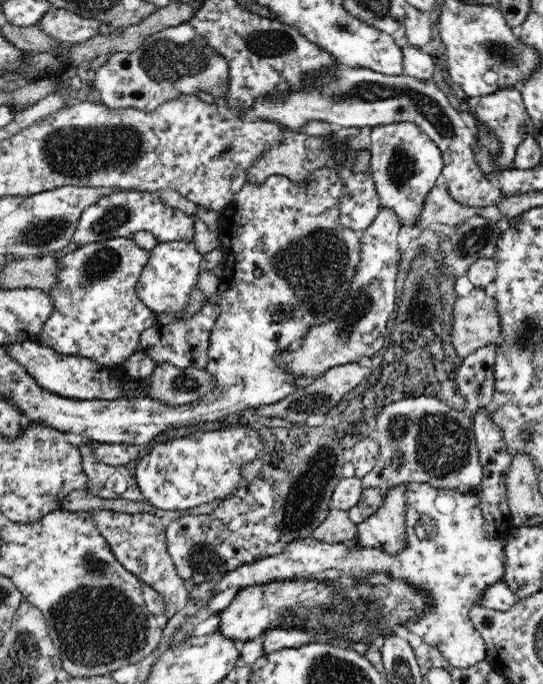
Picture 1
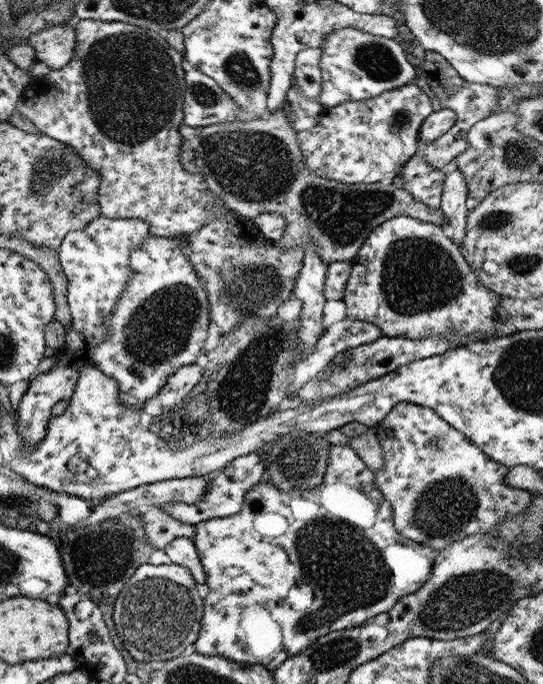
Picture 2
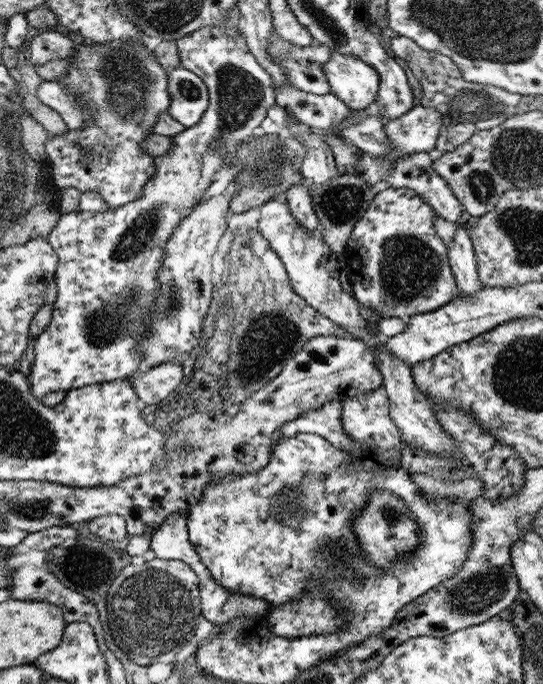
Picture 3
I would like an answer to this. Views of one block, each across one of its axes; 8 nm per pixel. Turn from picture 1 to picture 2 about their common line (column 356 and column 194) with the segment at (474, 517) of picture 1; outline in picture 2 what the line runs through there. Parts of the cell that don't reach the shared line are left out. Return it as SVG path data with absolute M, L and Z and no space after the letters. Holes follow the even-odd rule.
M177 537L164 545L164 552L167 558L176 565L188 568L190 575L197 584L205 584L205 573L197 554L192 539Z

